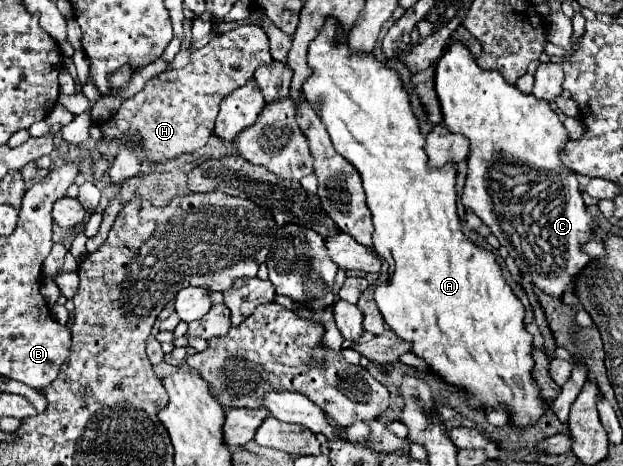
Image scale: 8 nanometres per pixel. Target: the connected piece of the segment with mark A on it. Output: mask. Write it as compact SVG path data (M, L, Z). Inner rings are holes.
M333 18L325 20L321 32L309 44L307 64L311 76L303 84L303 94L325 124L335 150L361 174L375 224L373 250L389 262L389 284L383 290L375 288L375 302L387 326L399 338L413 342L411 352L425 358L435 374L463 386L473 396L471 406L491 410L505 404L515 426L535 424L543 414L543 400L531 378L533 336L523 324L523 304L505 282L495 254L473 244L463 234L455 192L457 166L449 162L441 168L429 168L429 158L423 150L425 136L419 130L419 120L401 74L383 60L377 60L373 52L353 52L345 30Z

